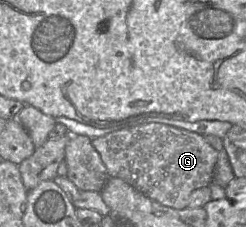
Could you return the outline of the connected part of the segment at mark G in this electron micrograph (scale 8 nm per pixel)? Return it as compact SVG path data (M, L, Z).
M160 123L123 128L91 141L109 177L123 179L148 198L174 209L188 208L190 194L211 184L219 153L202 135Z

